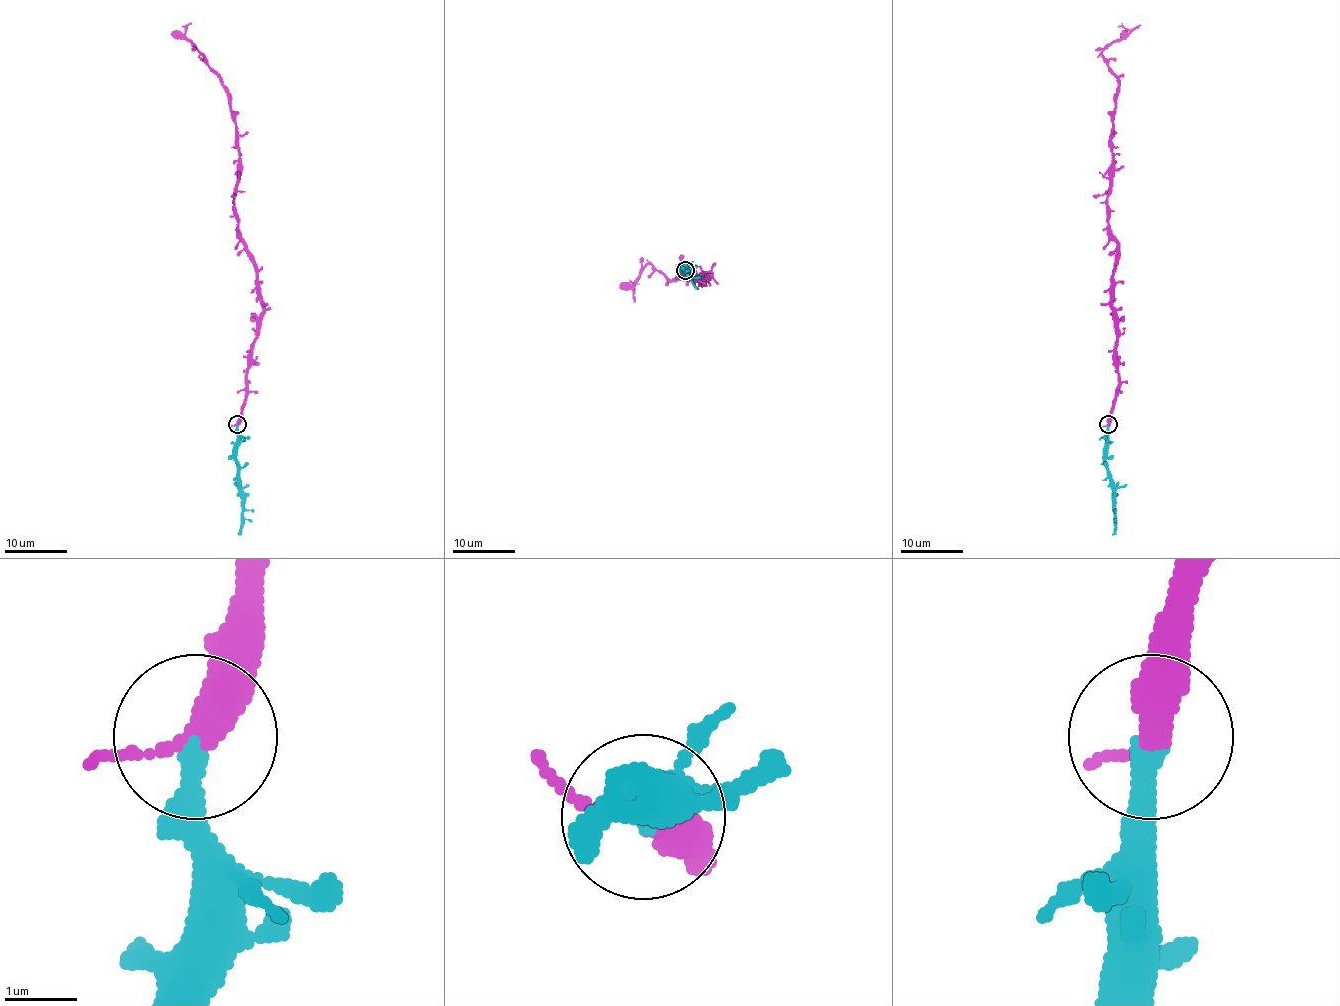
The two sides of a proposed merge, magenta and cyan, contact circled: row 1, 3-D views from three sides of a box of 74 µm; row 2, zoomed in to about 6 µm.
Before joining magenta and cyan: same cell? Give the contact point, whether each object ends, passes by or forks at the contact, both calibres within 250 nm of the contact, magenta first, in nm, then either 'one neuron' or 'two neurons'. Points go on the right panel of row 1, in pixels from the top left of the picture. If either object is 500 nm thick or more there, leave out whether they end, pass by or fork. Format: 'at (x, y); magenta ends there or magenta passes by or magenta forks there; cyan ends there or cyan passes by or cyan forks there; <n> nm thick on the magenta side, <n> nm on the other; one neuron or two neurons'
at (1108, 424); magenta passes by; cyan ends there; 360 nm thick on the magenta side, 340 nm on the other; one neuron

